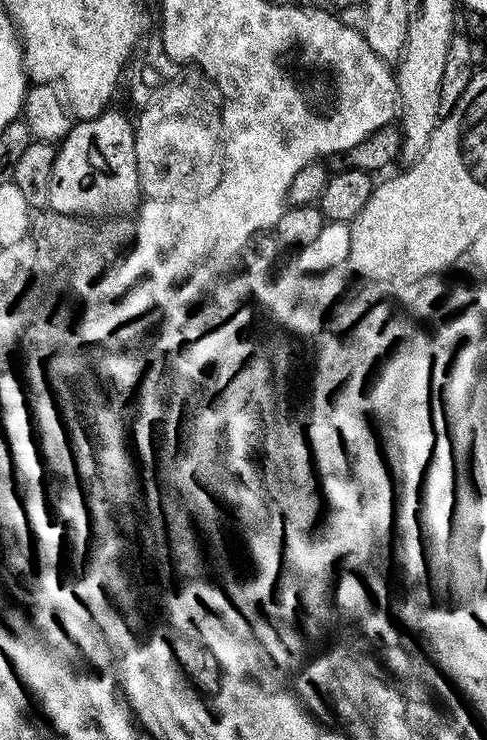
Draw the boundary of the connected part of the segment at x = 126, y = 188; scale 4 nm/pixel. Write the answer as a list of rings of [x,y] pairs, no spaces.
[[[105,110],[94,118],[73,123],[68,136],[59,141],[54,174],[50,174],[51,211],[85,218],[124,218],[137,211],[142,189],[136,165],[134,124],[122,113],[112,111]]]

